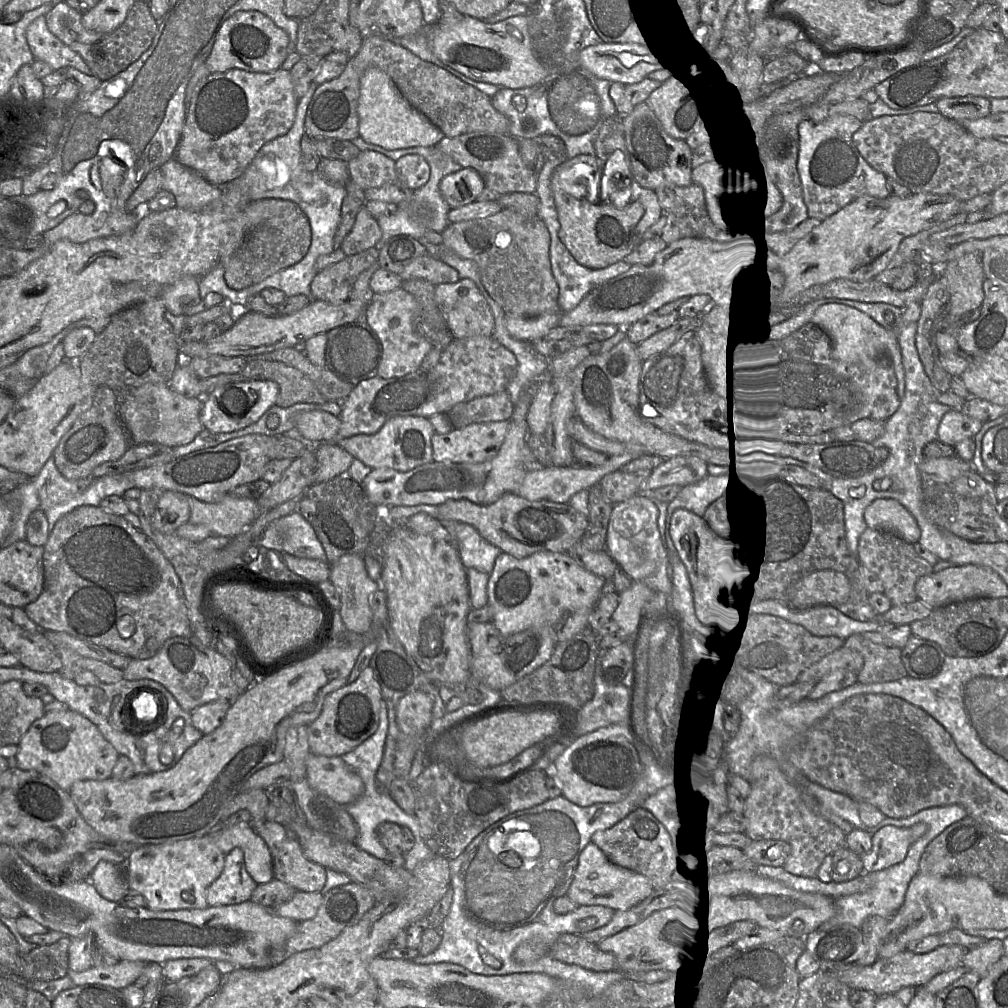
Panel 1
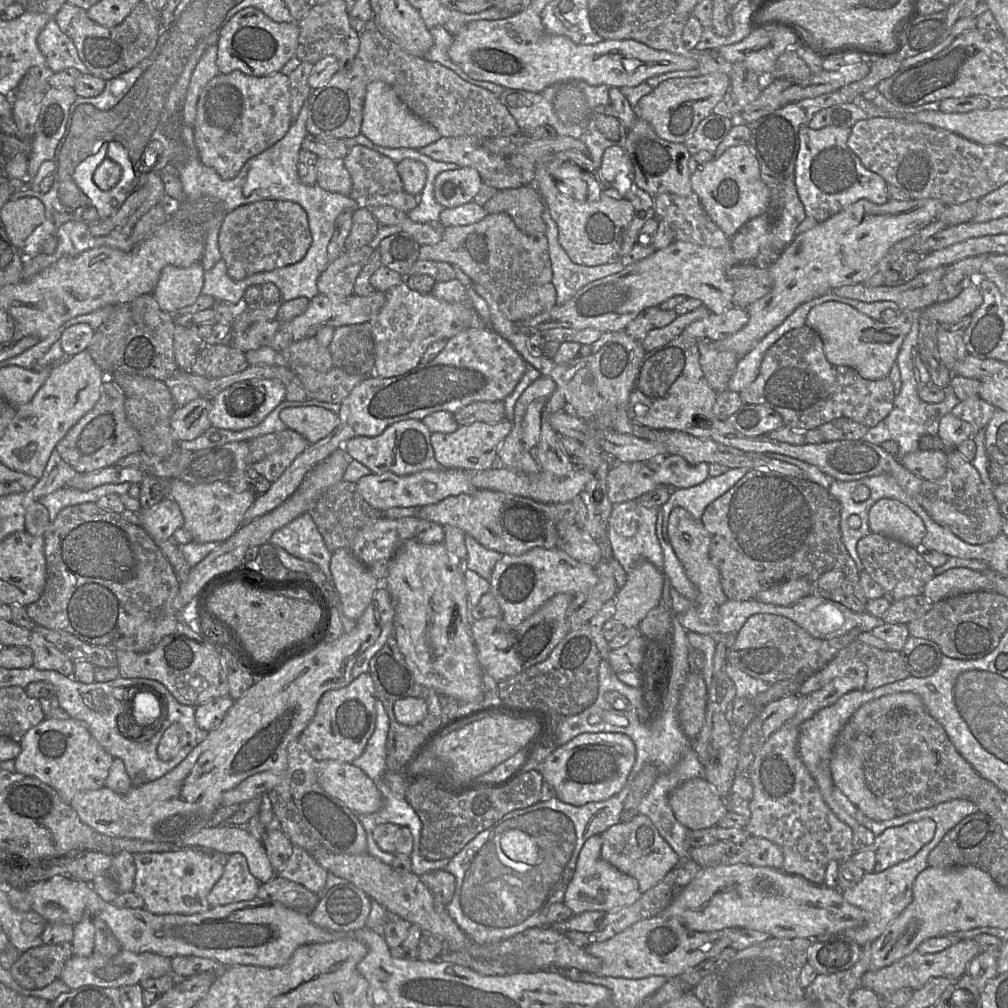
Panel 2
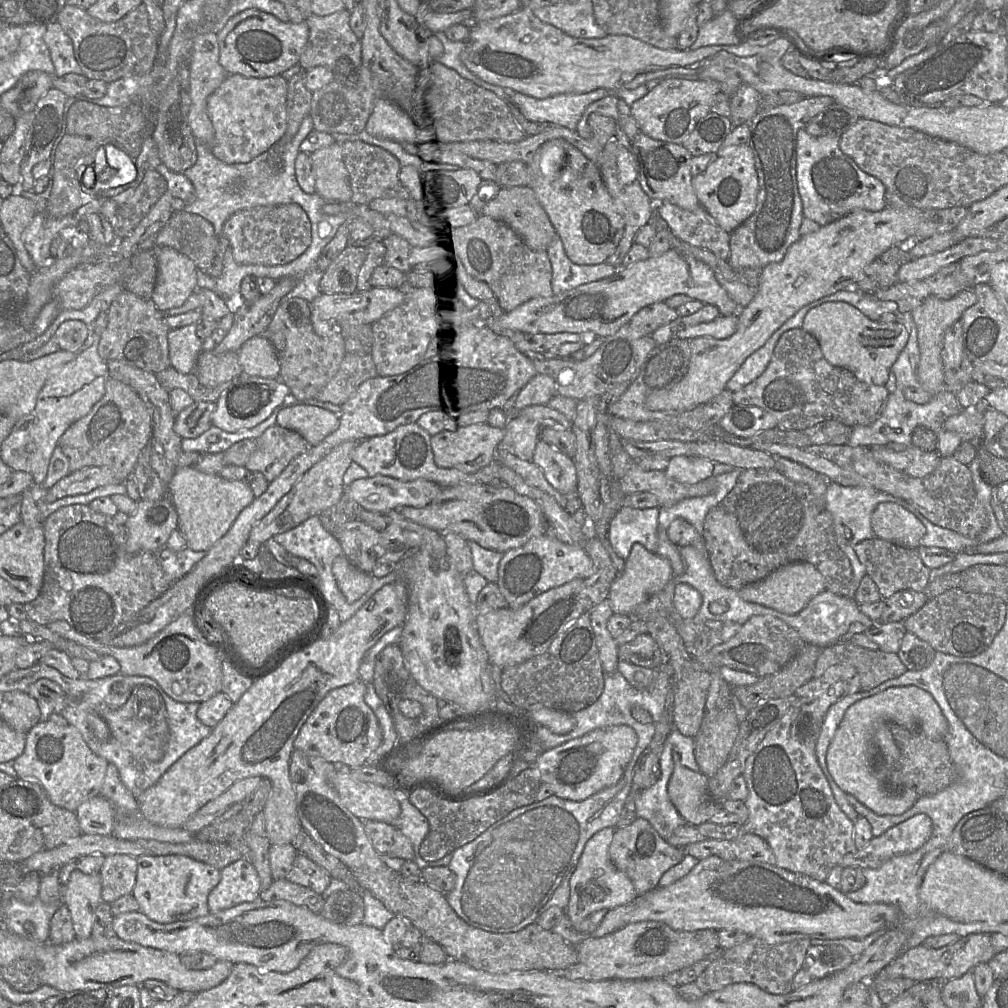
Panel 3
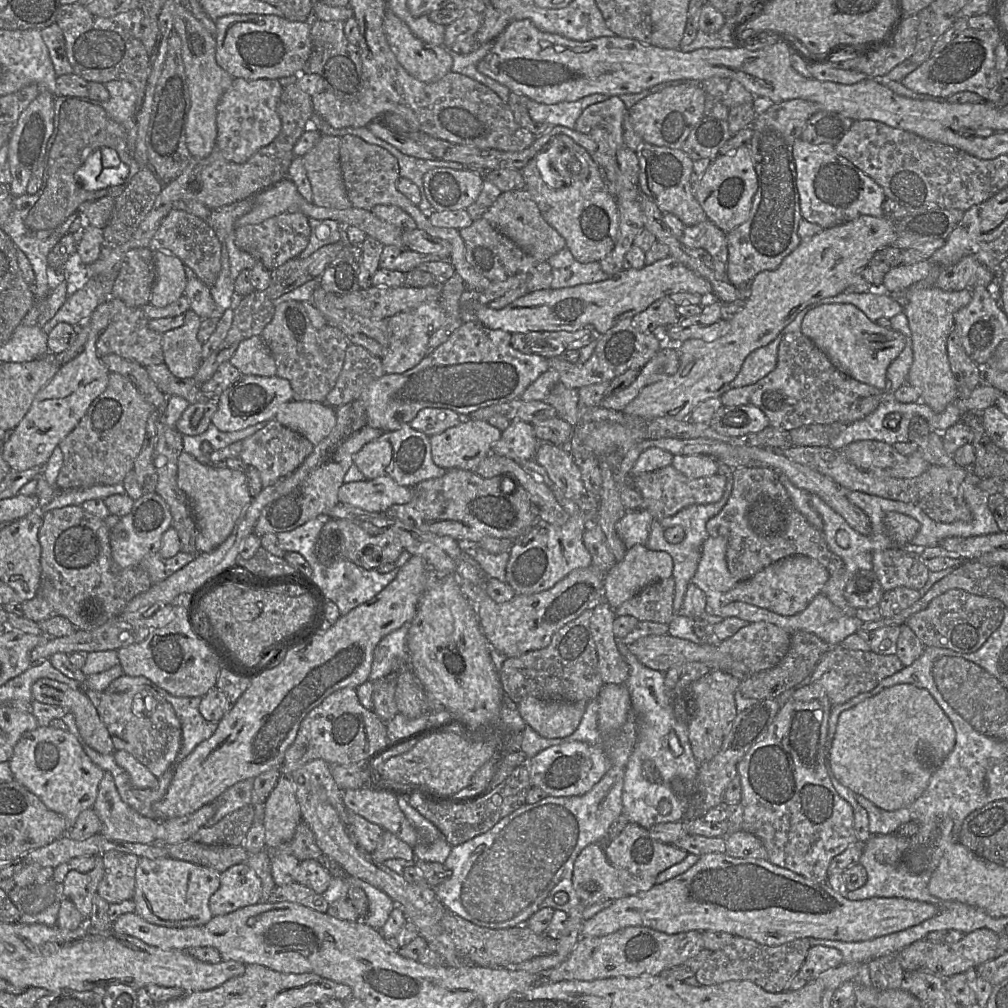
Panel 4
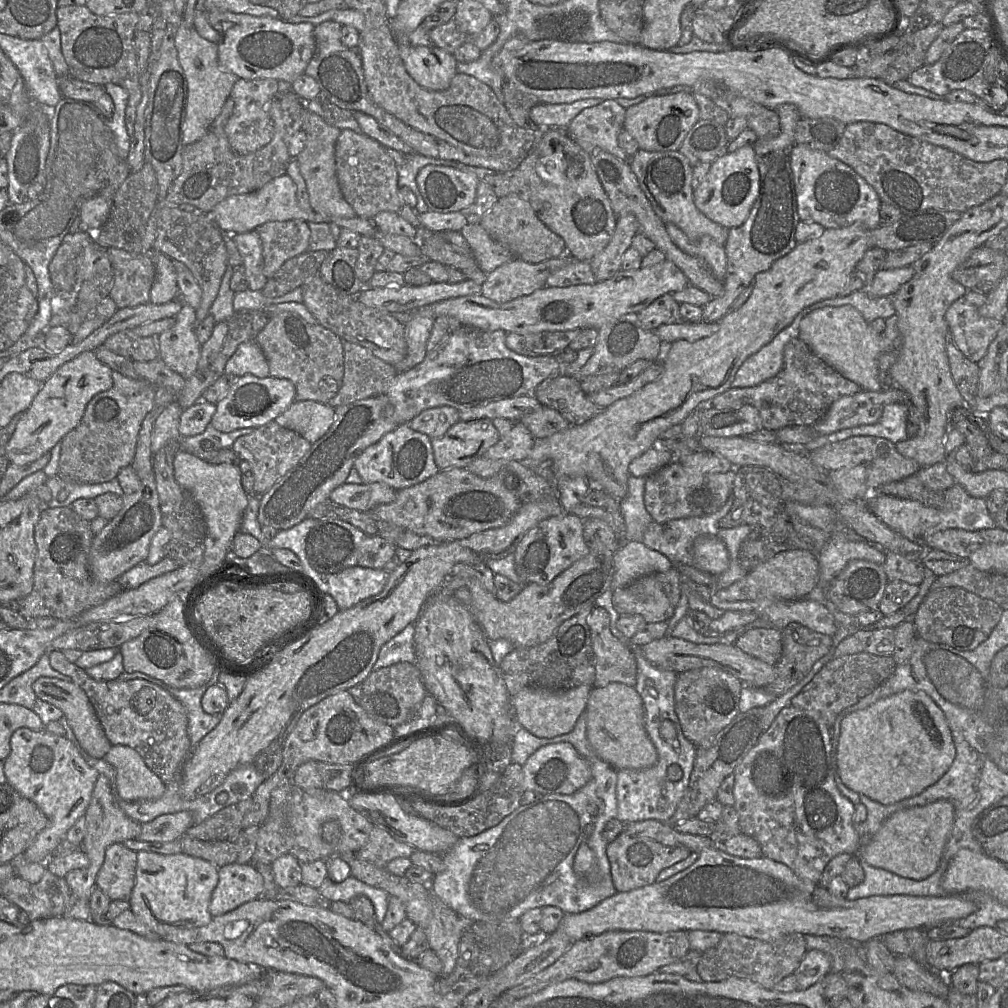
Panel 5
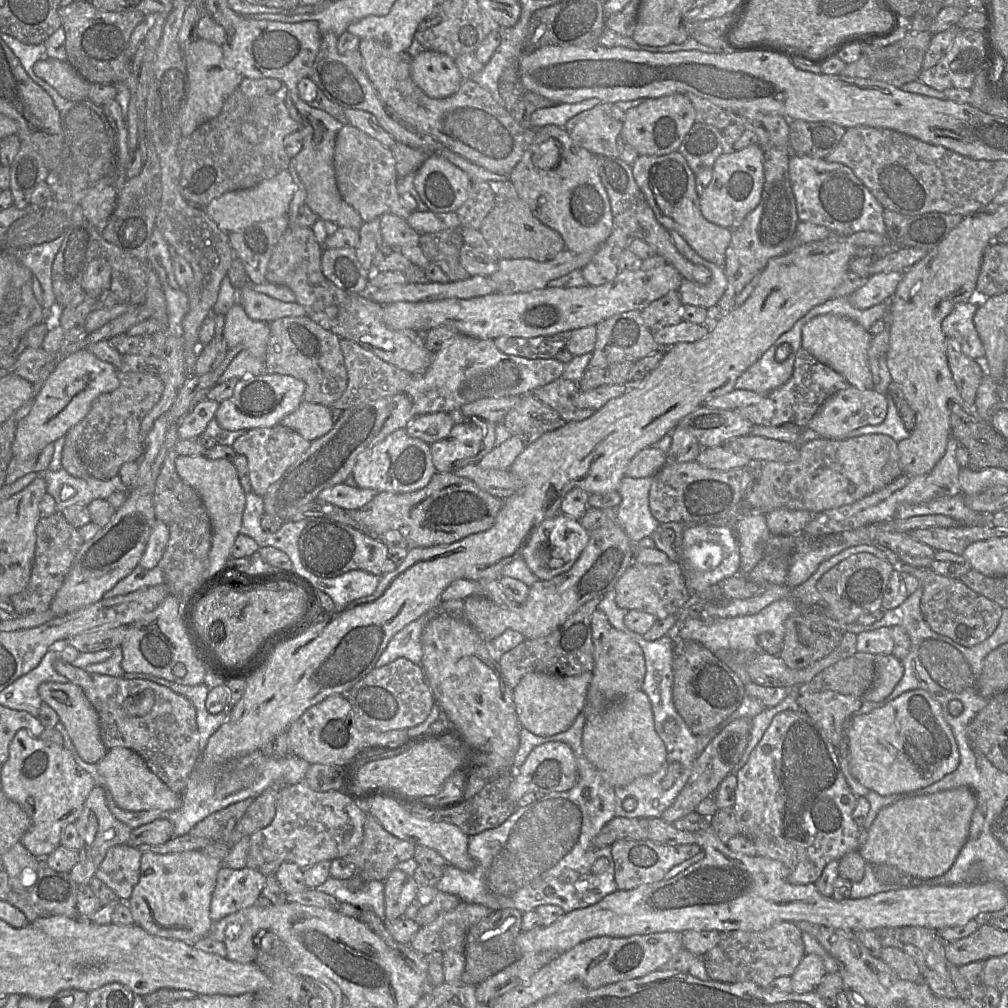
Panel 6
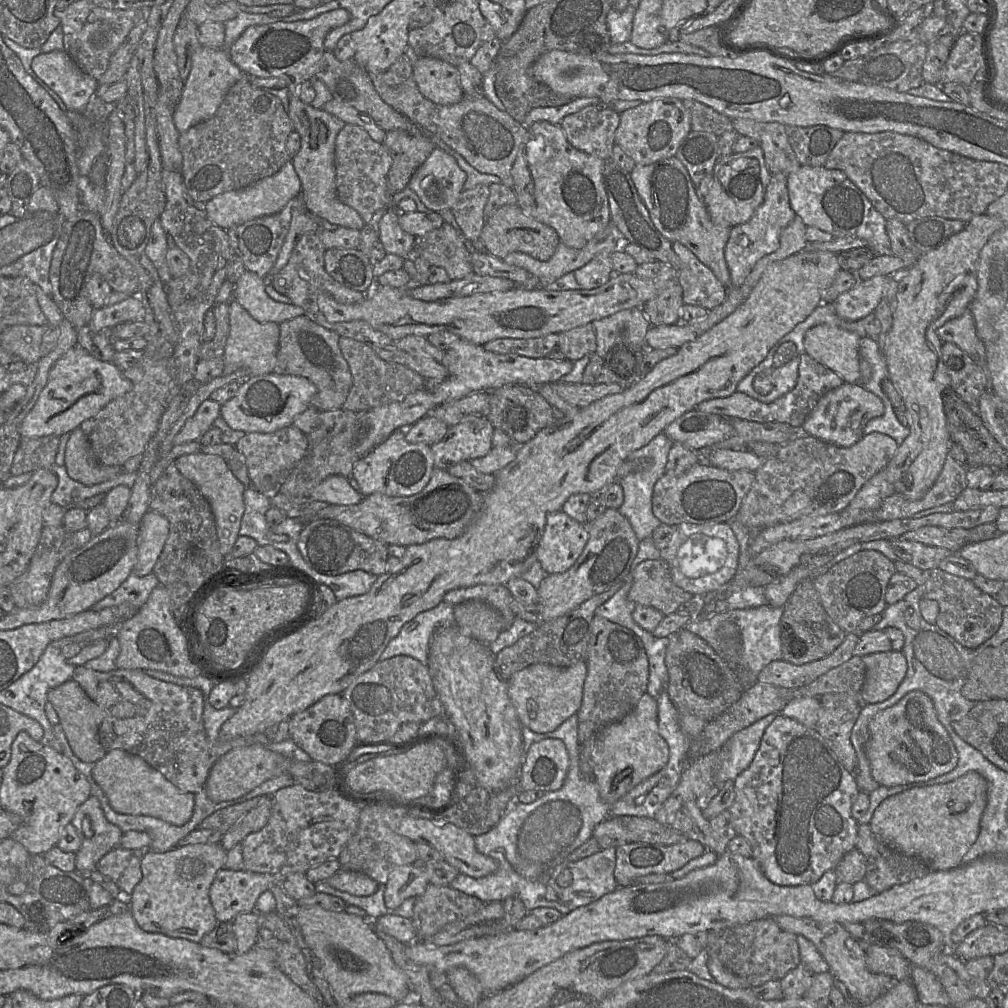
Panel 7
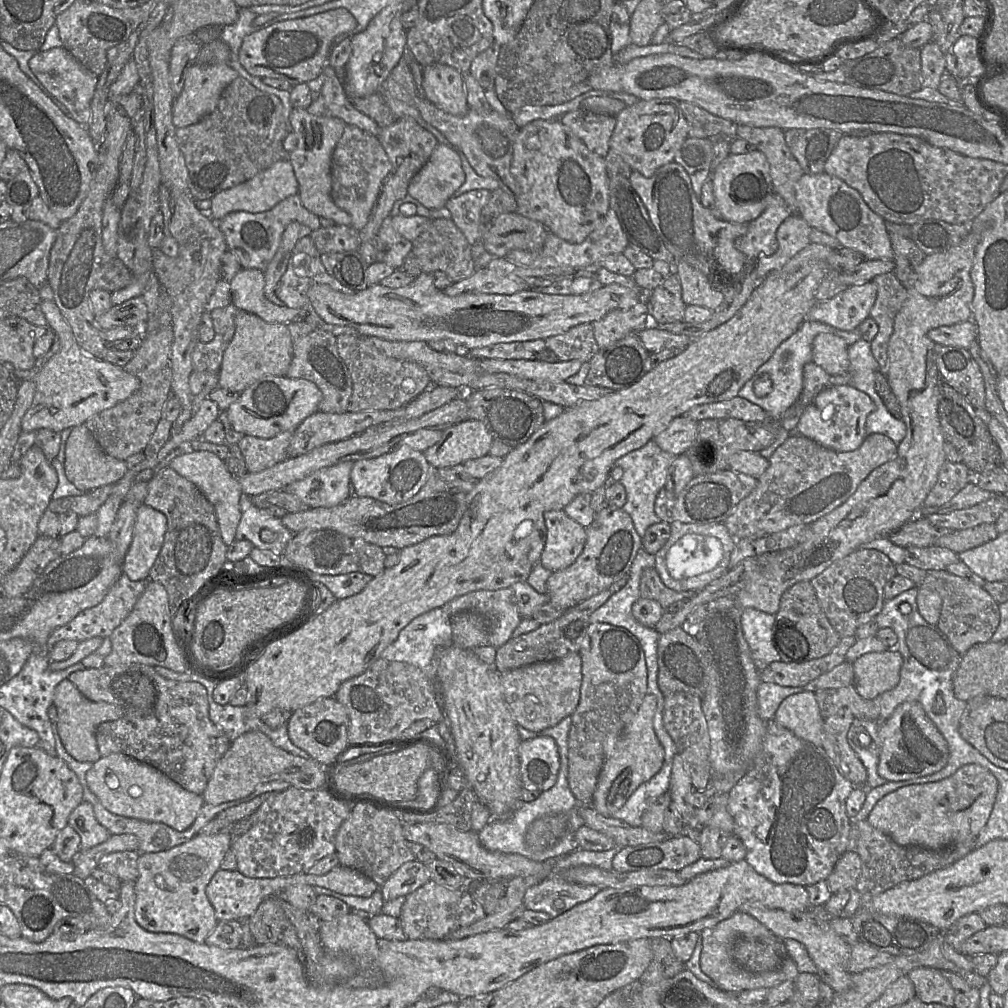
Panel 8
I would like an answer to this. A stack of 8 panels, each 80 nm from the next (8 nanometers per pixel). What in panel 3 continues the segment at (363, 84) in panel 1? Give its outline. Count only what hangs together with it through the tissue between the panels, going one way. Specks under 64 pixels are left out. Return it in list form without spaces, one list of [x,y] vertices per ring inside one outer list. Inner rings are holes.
[[[376,101],[365,131],[370,135],[395,142],[423,144],[432,141],[433,134],[423,125],[401,113],[390,101]]]

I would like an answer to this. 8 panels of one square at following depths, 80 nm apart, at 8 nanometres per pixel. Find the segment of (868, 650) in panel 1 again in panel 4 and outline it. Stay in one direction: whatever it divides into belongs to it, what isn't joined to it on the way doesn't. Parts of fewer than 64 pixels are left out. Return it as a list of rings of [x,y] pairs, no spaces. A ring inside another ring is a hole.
[[[837,645],[830,647],[820,658],[810,683],[819,680],[828,671],[844,672],[850,676],[859,693],[865,693],[903,668],[896,654],[881,655],[870,650],[850,650]]]

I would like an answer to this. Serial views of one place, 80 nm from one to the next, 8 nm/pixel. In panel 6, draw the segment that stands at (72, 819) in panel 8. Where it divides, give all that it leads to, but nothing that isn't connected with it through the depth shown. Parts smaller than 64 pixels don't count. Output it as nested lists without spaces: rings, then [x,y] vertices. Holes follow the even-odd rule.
[[[98,785],[93,787],[79,818],[74,823],[81,838],[81,849],[79,861],[69,874],[79,886],[90,885],[107,851],[113,846],[127,843],[133,829],[113,816],[107,806],[104,788]]]

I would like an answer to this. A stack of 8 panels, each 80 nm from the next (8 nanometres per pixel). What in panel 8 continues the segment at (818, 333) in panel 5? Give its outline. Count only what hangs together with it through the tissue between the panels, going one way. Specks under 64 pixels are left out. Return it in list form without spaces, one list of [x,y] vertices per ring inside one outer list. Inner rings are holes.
[[[831,333],[818,334],[812,344],[812,361],[829,375],[846,375],[849,369],[846,341]]]

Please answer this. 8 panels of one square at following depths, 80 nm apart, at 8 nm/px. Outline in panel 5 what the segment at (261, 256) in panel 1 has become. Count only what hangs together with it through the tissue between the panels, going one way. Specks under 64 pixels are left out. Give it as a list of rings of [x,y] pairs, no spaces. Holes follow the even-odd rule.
[[[304,220],[269,221],[255,230],[262,241],[264,275],[267,278],[288,259],[309,251],[311,230]]]

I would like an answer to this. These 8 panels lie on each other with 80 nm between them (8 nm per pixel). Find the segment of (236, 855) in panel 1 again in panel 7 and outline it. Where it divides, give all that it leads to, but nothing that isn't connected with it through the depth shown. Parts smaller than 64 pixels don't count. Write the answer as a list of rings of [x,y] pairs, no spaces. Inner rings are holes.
[[[222,868],[210,887],[217,921],[230,922],[237,915],[254,912],[262,893],[281,880],[281,876]]]

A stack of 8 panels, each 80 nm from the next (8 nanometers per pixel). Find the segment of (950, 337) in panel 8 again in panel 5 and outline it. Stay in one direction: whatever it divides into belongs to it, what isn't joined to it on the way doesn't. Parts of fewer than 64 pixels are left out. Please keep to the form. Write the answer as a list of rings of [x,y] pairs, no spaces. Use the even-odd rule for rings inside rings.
[[[968,291],[951,304],[945,314],[949,332],[957,347],[972,362],[978,363],[986,355],[1004,321],[982,317],[979,308],[987,294]]]

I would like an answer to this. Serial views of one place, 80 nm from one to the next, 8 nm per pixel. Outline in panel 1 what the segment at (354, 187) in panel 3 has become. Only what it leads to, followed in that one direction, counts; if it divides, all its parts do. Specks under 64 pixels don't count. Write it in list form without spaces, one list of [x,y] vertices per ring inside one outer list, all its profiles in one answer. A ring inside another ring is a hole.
[[[361,150],[355,158],[348,161],[348,171],[350,180],[363,190],[398,180],[395,161],[371,150]]]

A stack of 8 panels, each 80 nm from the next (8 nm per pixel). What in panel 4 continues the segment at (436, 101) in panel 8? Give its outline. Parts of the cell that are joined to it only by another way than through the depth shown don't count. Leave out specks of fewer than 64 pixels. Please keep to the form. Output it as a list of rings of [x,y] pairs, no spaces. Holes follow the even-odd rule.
[[[389,7],[385,11],[383,27],[398,61],[417,80],[432,83],[451,72],[453,58],[449,49],[426,43],[416,37]]]

